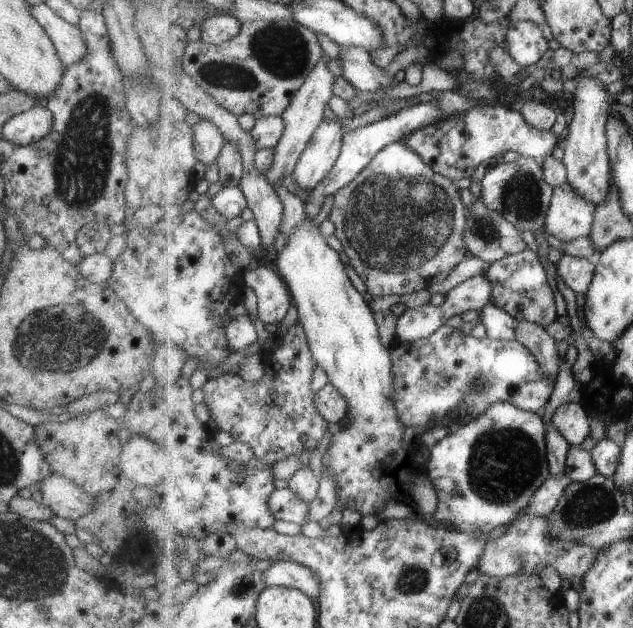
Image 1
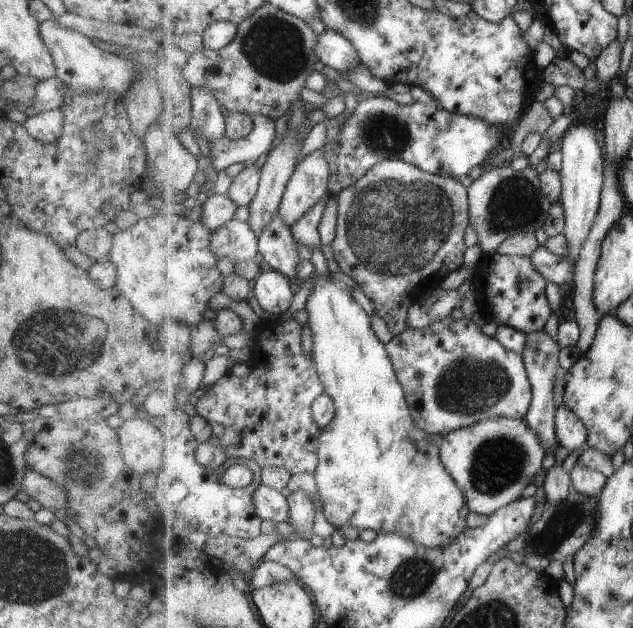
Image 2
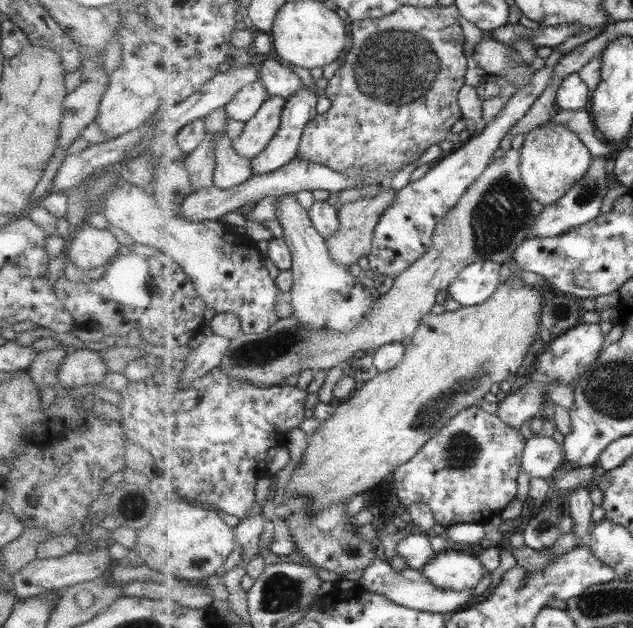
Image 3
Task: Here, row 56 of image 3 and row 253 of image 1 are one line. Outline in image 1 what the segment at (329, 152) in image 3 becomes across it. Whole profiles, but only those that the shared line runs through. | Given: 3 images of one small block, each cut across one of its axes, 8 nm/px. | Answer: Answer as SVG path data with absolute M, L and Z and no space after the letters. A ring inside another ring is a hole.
M400 142L391 143L385 148L382 148L371 161L369 166L366 166L353 182L350 182L346 187L337 191L334 194L334 204L329 214L329 219L335 224L335 237L337 238L337 245L344 250L349 258L349 262L356 274L361 278L366 286L366 290L373 296L391 296L397 294L413 294L417 290L428 289L434 284L443 282L453 269L463 262L467 254L468 246L465 242L466 231L466 207L461 200L461 192L458 186L455 186L452 178L447 178L438 172L435 172L424 160L421 155L408 146L402 145Z

